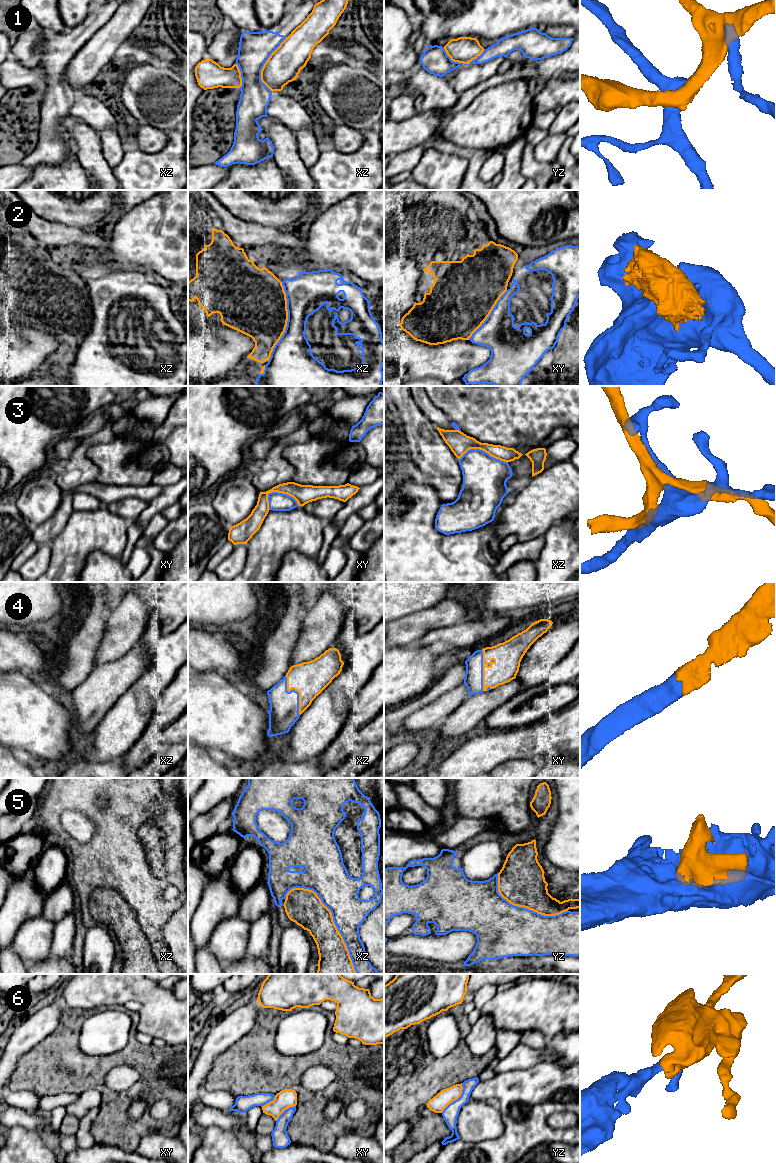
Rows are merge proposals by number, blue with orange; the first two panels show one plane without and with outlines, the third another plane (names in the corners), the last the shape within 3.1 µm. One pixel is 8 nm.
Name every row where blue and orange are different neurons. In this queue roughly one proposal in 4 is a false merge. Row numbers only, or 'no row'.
1, 2, 3, 5, 6

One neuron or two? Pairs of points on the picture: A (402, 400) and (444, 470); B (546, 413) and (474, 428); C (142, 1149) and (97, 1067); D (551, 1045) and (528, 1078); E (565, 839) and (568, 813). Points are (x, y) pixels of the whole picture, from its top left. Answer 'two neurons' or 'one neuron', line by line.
A: one neuron
B: one neuron
C: two neurons
D: two neurons
E: one neuron

